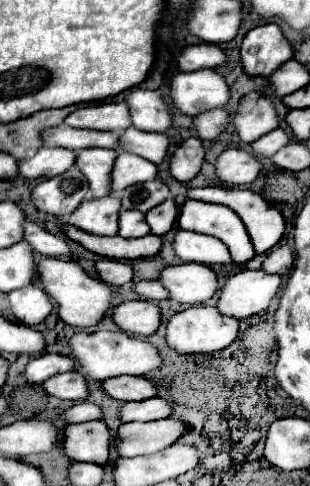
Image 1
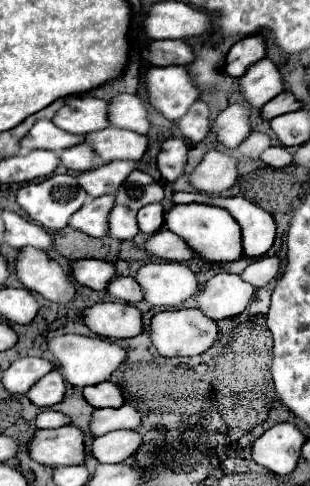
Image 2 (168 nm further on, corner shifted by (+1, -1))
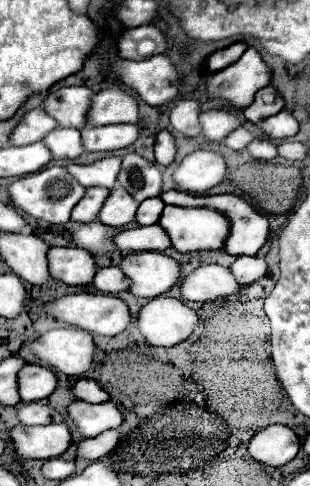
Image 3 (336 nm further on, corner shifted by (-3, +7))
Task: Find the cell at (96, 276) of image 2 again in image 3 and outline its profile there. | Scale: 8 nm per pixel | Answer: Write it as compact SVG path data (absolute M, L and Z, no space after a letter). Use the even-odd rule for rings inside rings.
M51 248L49 270L55 280L61 280L69 286L85 286L93 282L97 262L91 252L81 248Z

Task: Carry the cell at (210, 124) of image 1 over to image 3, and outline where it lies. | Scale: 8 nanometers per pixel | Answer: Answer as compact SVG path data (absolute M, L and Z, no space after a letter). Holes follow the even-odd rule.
M181 100L171 110L171 124L177 132L185 136L199 136L201 134L199 114L201 114L201 106L197 100Z

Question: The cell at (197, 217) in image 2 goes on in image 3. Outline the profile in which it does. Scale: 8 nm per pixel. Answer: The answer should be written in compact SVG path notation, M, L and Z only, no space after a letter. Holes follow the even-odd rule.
M165 206L159 224L179 252L221 250L231 232L229 220L213 208Z

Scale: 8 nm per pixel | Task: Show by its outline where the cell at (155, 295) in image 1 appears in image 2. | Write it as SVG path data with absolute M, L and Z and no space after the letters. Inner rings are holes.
M115 276L113 280L109 280L107 284L107 294L111 298L117 298L117 300L123 300L127 304L135 304L139 300L143 300L143 290L141 286L137 284L135 278L129 278L129 276Z

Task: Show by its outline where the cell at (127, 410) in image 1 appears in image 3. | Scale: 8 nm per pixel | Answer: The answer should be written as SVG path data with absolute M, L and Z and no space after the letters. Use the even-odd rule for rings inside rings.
M113 400L101 402L101 404L89 404L89 402L73 402L67 406L69 416L77 424L77 430L83 438L93 438L109 428L119 428L123 422L123 414L119 412L117 404Z

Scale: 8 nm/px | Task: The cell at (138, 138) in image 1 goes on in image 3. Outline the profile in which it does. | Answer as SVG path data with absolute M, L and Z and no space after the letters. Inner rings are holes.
M115 124L115 126L87 126L81 130L83 144L89 152L111 152L129 148L137 136L139 130L135 124Z

